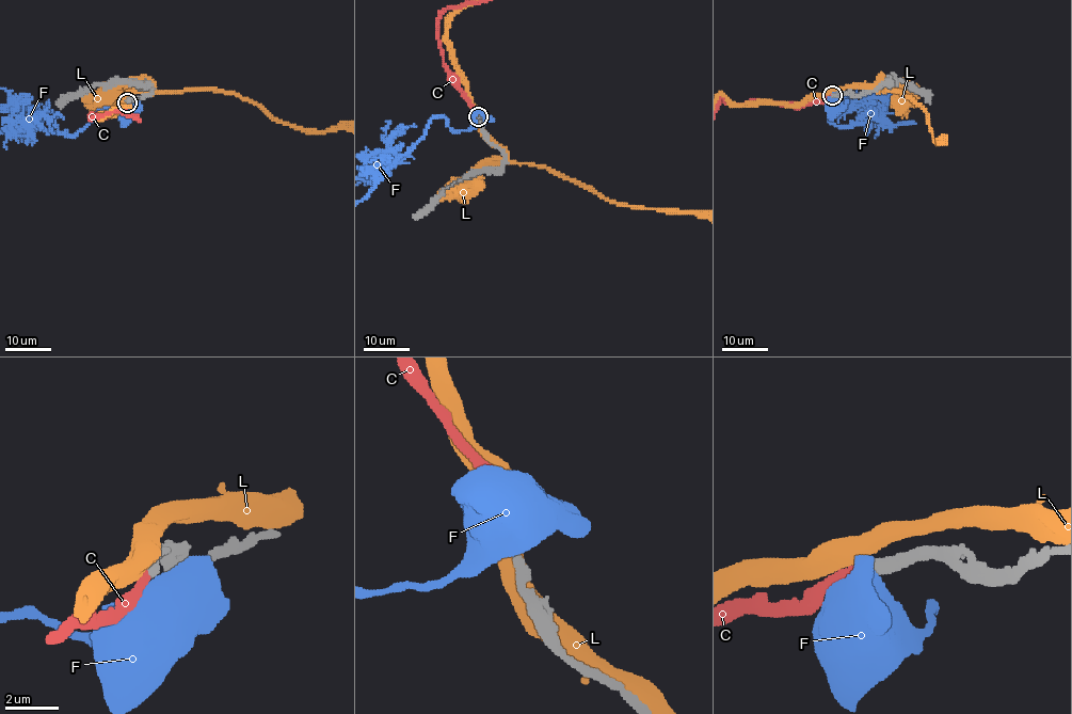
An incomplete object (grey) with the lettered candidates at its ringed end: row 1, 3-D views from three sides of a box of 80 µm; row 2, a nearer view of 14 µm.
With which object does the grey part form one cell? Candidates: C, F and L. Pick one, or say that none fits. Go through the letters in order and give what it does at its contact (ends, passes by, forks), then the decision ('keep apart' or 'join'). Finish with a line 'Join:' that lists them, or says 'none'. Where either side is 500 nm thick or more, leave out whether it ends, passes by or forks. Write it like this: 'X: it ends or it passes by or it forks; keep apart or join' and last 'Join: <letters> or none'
C: join
F: keep apart
L: keep apart
Join: C

